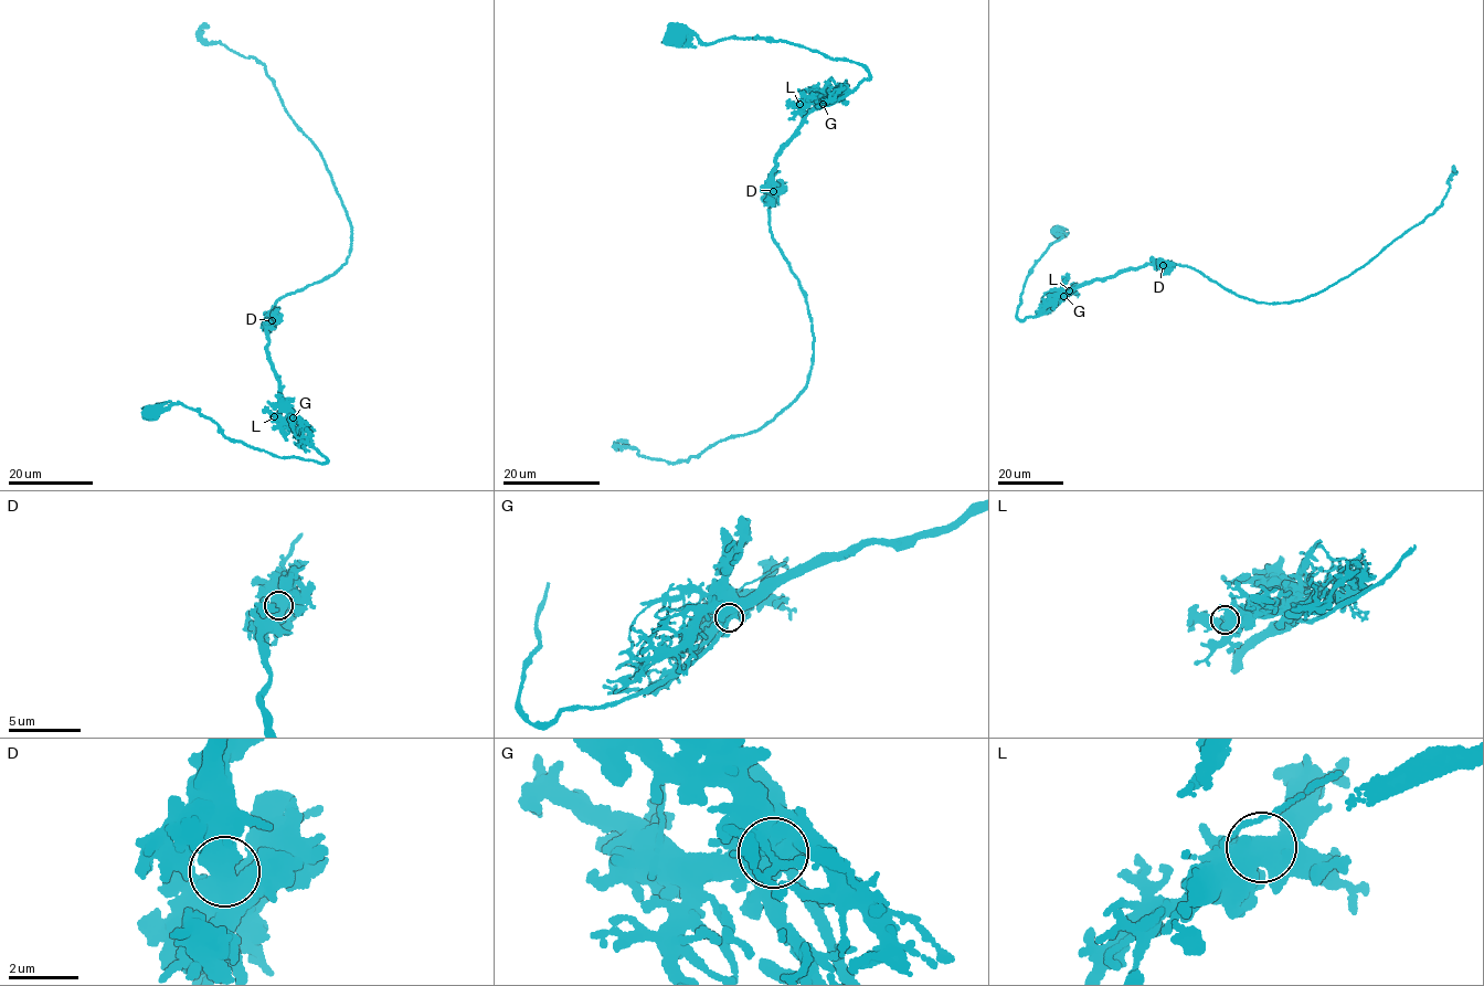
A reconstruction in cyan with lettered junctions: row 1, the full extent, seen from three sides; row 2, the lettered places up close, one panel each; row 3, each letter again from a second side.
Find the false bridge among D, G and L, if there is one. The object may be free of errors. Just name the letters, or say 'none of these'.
none of these

